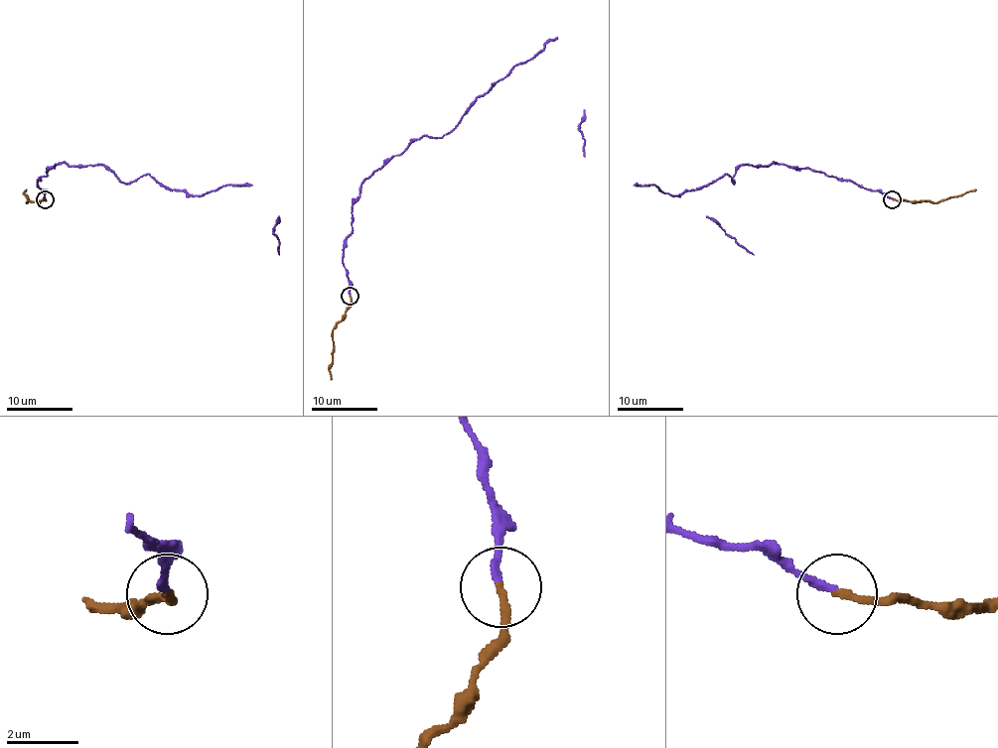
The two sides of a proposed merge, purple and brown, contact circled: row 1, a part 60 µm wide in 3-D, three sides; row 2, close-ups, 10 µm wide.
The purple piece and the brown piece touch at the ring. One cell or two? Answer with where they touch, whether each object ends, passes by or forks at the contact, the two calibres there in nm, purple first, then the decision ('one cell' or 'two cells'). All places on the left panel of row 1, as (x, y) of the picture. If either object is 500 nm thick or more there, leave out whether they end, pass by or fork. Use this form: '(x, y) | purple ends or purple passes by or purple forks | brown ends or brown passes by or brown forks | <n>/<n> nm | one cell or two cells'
(45, 199) | purple ends | brown ends | 200/200 nm | two cells

